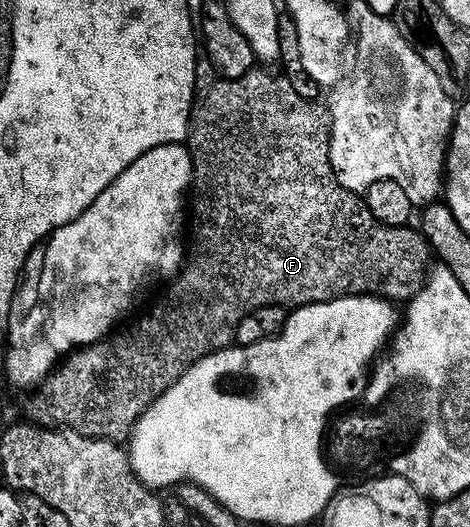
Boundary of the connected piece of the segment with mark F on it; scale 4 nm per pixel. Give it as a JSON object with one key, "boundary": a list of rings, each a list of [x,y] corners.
{"boundary":[[[255,66],[250,69],[248,74],[244,74],[240,78],[232,78],[231,80],[223,80],[221,78],[215,79],[212,90],[201,93],[197,97],[196,103],[190,113],[190,131],[188,133],[188,147],[190,150],[190,161],[192,162],[192,174],[190,179],[192,181],[192,191],[188,196],[188,247],[184,252],[184,263],[181,268],[178,269],[176,273],[176,278],[171,279],[169,283],[165,285],[166,296],[162,296],[142,317],[139,318],[138,324],[134,324],[131,328],[126,328],[123,332],[115,331],[113,335],[109,338],[103,338],[98,341],[96,344],[87,344],[84,348],[76,348],[73,352],[69,353],[55,367],[53,372],[49,372],[44,379],[37,384],[37,386],[29,393],[30,396],[26,401],[23,402],[22,408],[26,411],[25,419],[27,421],[33,422],[44,428],[67,428],[69,432],[79,432],[85,436],[95,436],[101,440],[113,440],[115,442],[122,442],[129,437],[130,433],[134,430],[134,424],[139,420],[144,414],[144,410],[148,410],[148,406],[156,398],[160,398],[165,394],[169,388],[174,385],[179,378],[181,378],[184,373],[194,363],[196,363],[200,358],[204,358],[209,352],[218,352],[222,348],[231,347],[234,331],[236,326],[240,322],[240,318],[244,318],[244,314],[248,314],[252,310],[256,310],[260,306],[265,304],[280,304],[283,306],[301,306],[303,304],[323,304],[329,300],[339,300],[345,296],[376,296],[379,298],[385,298],[391,302],[409,302],[410,299],[415,296],[415,294],[422,289],[423,284],[426,282],[428,275],[428,269],[432,264],[432,249],[427,243],[427,240],[422,235],[421,231],[415,230],[413,232],[413,227],[403,226],[400,228],[389,228],[387,224],[381,224],[378,219],[373,216],[368,210],[365,199],[357,192],[349,192],[344,186],[340,186],[340,182],[334,177],[334,171],[330,165],[330,113],[328,111],[327,105],[325,103],[319,102],[318,100],[309,100],[308,98],[300,98],[300,94],[296,94],[296,90],[292,90],[292,82],[289,80],[285,74],[277,74],[278,76],[273,76],[270,72],[265,72],[262,66]]]}

